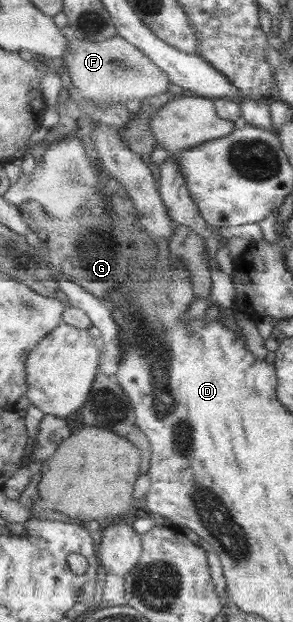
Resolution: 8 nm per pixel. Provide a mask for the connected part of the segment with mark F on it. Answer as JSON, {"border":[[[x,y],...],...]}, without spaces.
{"border":[[[68,28],[64,31],[70,41],[69,51],[63,57],[70,81],[86,100],[96,106],[112,107],[114,103],[125,104],[131,99],[143,101],[167,92],[173,84],[165,70],[117,33],[105,41],[83,41],[74,36]]]}

